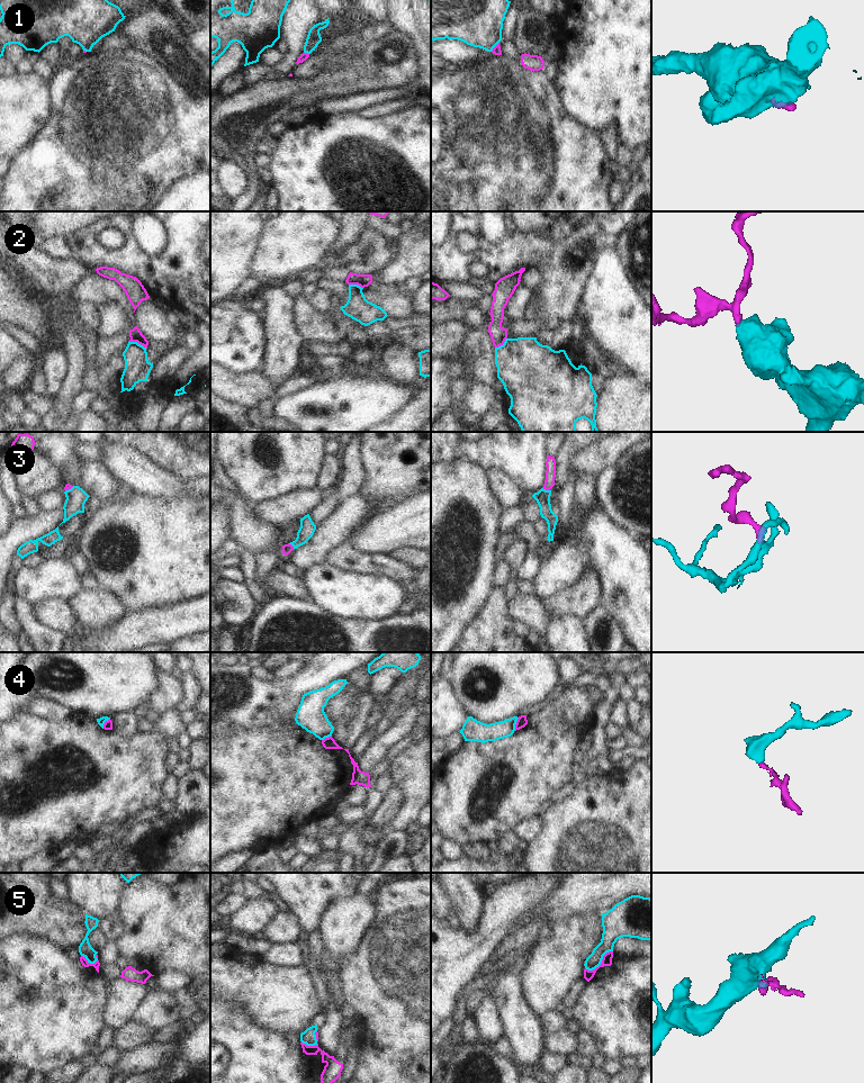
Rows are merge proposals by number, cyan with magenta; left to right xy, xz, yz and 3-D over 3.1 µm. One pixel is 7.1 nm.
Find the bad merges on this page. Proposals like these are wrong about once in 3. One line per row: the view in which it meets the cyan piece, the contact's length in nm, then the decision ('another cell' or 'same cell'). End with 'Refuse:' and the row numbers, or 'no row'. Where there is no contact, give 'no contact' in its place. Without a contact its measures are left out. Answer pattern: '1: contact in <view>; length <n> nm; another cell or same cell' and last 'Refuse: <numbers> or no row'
1: contact in yz; length 90 nm; another cell
2: contact in xy; length 140 nm; another cell
3: contact in yz; length 60 nm; same cell
4: contact in yz; length 100 nm; another cell
5: contact in yz; length 240 nm; another cell
Refuse: 1, 2, 4, 5

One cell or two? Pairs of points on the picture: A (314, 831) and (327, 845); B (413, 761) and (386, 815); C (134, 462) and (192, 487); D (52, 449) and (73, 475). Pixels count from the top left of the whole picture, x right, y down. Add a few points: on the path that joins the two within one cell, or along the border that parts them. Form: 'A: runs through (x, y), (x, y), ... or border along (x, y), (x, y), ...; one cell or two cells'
A: runs through (317, 835), (324, 841); one cell
B: border along (390, 786), (402, 795), (394, 815); two cells
C: runs through (149, 477), (153, 481), (178, 487); one cell
D: runs through (59, 456), (70, 468); one cell

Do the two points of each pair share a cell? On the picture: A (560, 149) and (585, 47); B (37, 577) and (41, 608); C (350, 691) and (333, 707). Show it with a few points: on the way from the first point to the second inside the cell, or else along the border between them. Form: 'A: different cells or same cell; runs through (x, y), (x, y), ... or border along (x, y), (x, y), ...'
A: different cells; border along (556, 90), (563, 108), (581, 124), (591, 128)
B: different cells; border along (65, 599), (44, 598), (32, 605)
C: same cell; runs through (345, 695), (338, 703)

